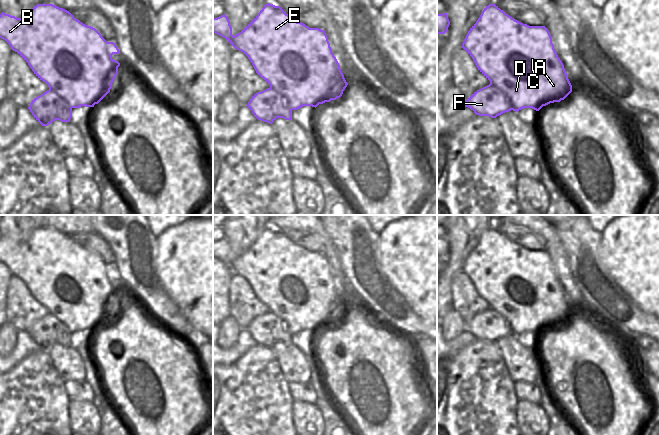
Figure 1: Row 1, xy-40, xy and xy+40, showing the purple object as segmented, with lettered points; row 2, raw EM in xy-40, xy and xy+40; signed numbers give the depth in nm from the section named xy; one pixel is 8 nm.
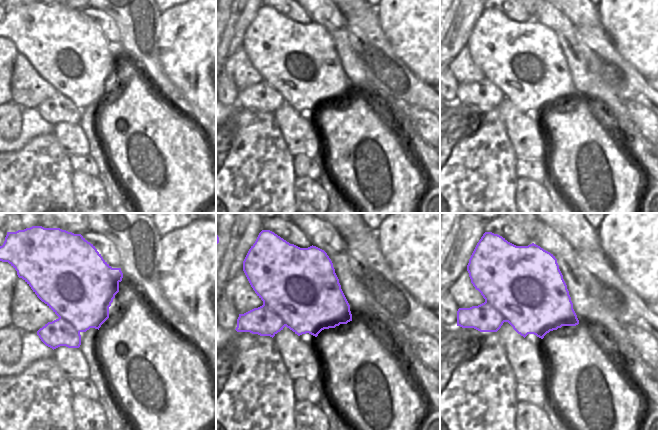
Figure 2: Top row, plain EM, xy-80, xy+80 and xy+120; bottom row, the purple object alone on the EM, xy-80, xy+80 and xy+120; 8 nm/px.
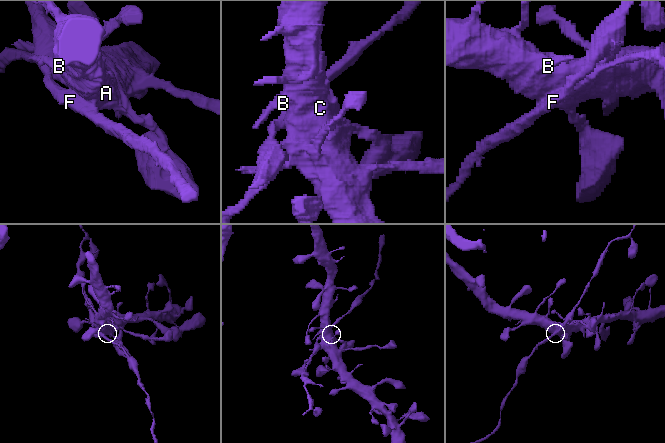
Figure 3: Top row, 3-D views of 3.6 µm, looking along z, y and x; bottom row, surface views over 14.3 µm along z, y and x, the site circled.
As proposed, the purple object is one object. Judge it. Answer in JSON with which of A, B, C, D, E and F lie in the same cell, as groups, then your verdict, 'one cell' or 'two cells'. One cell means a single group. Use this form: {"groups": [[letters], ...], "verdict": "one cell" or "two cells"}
{"groups": [["A", "B", "C", "D", "E", "F"]], "verdict": "one cell"}

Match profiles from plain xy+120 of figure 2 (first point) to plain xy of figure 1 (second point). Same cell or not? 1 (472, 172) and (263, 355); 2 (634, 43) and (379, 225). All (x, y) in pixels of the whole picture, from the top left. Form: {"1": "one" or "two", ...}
{"1": "one", "2": "two"}

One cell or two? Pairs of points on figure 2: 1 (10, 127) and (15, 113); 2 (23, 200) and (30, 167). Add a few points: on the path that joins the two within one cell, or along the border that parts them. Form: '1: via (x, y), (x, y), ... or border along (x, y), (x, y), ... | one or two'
1: via (10, 124), (14, 116) | one
2: via (23, 192), (24, 183), (30, 175) | one

